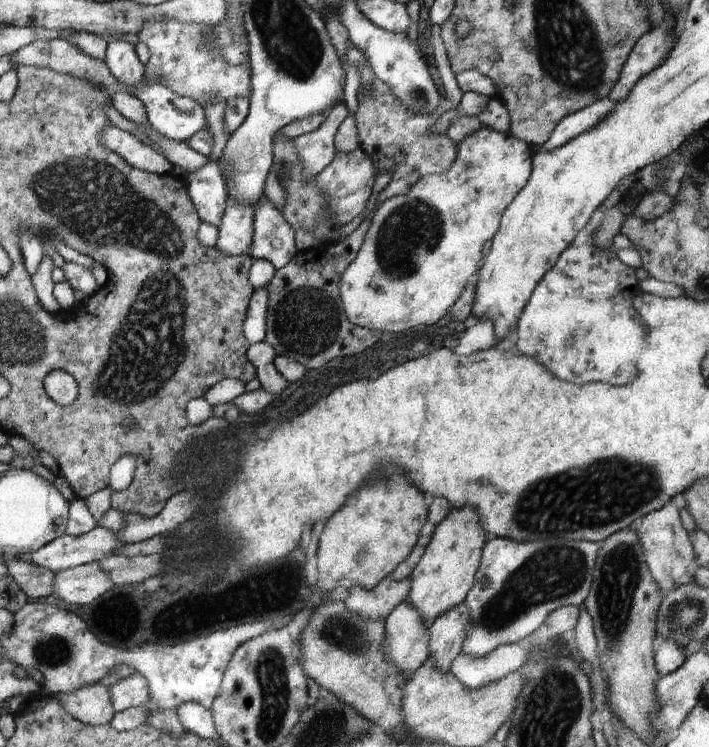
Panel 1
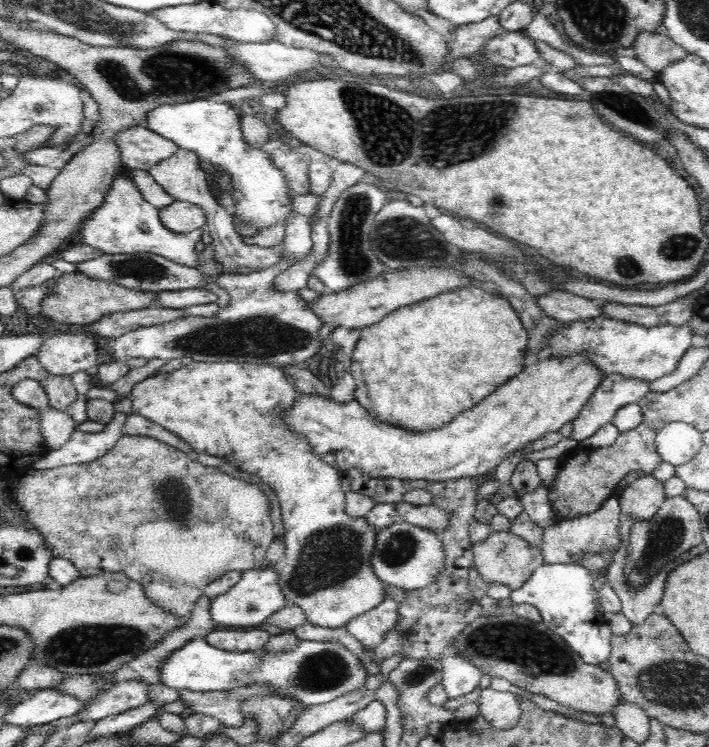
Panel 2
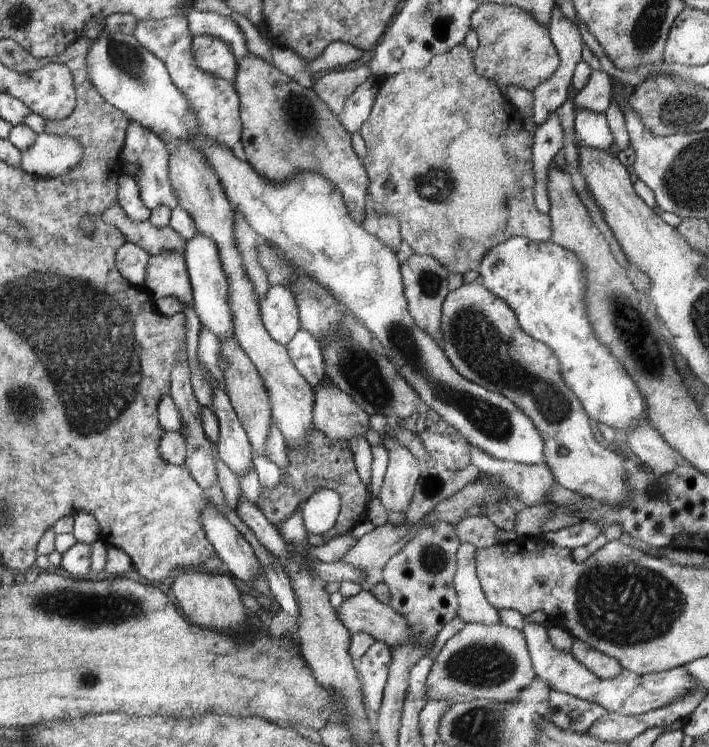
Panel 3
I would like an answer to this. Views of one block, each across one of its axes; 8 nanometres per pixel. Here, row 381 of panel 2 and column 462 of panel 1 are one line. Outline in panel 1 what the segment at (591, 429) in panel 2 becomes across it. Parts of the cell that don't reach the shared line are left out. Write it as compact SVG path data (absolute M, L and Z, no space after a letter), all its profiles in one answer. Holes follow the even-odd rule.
M466 602L450 608L448 612L427 624L429 656L434 656L432 664L442 674L451 670L454 658L462 650L468 628L470 614Z

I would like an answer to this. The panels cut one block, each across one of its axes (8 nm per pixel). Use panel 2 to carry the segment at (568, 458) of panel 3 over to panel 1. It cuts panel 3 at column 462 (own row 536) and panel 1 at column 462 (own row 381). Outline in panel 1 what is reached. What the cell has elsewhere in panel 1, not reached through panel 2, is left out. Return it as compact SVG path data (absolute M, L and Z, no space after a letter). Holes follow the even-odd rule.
M485 126L473 134L466 136L462 142L455 145L456 160L454 160L454 164L450 166L449 170L446 170L445 173L442 172L442 174L428 174L419 177L415 184L410 185L410 190L406 194L392 196L392 198L388 198L376 208L369 223L370 228L366 232L360 250L358 250L354 262L342 274L342 280L340 280L339 284L342 306L344 307L346 316L348 316L348 320L352 324L360 328L368 328L368 330L372 331L380 330L380 332L405 332L405 330L416 328L416 326L436 324L438 320L442 320L446 316L451 306L460 298L462 292L464 292L466 284L473 279L479 270L484 242L488 242L488 240L492 240L496 236L496 232L500 228L501 216L504 214L506 207L510 206L510 203L518 196L522 187L526 186L532 172L533 158L530 158L530 154L528 154L529 144L518 140L515 136L510 136L507 132L500 133Z

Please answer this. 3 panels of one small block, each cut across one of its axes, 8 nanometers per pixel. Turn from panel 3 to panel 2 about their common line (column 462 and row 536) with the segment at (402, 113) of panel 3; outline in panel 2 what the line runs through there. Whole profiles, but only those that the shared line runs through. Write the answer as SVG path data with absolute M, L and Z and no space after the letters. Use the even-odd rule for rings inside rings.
M122 436L108 454L104 454L102 458L88 462L88 464L69 464L44 470L30 468L22 476L16 476L12 480L11 488L15 500L25 510L29 522L44 536L49 546L52 546L53 557L72 561L80 571L80 576L84 578L96 576L106 571L124 573L128 578L139 582L144 587L144 593L148 595L148 599L152 599L156 605L178 615L178 617L190 615L196 602L204 595L206 586L214 580L222 578L226 572L257 569L264 565L267 550L274 540L274 530L270 521L270 503L257 484L232 477L219 470L218 467L206 466L198 462L193 455L152 437ZM132 524L156 524L156 526L132 528ZM148 572L156 572L156 574L164 576L168 582L150 582L151 573Z

